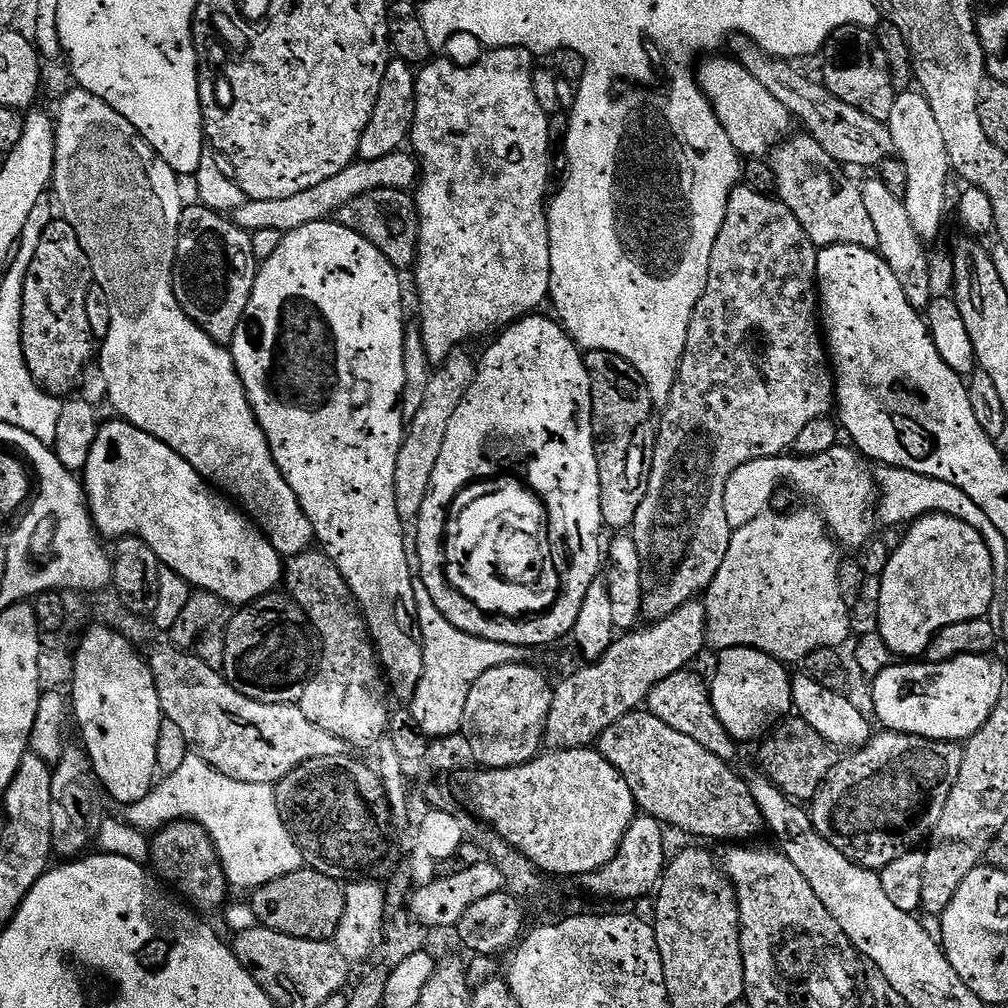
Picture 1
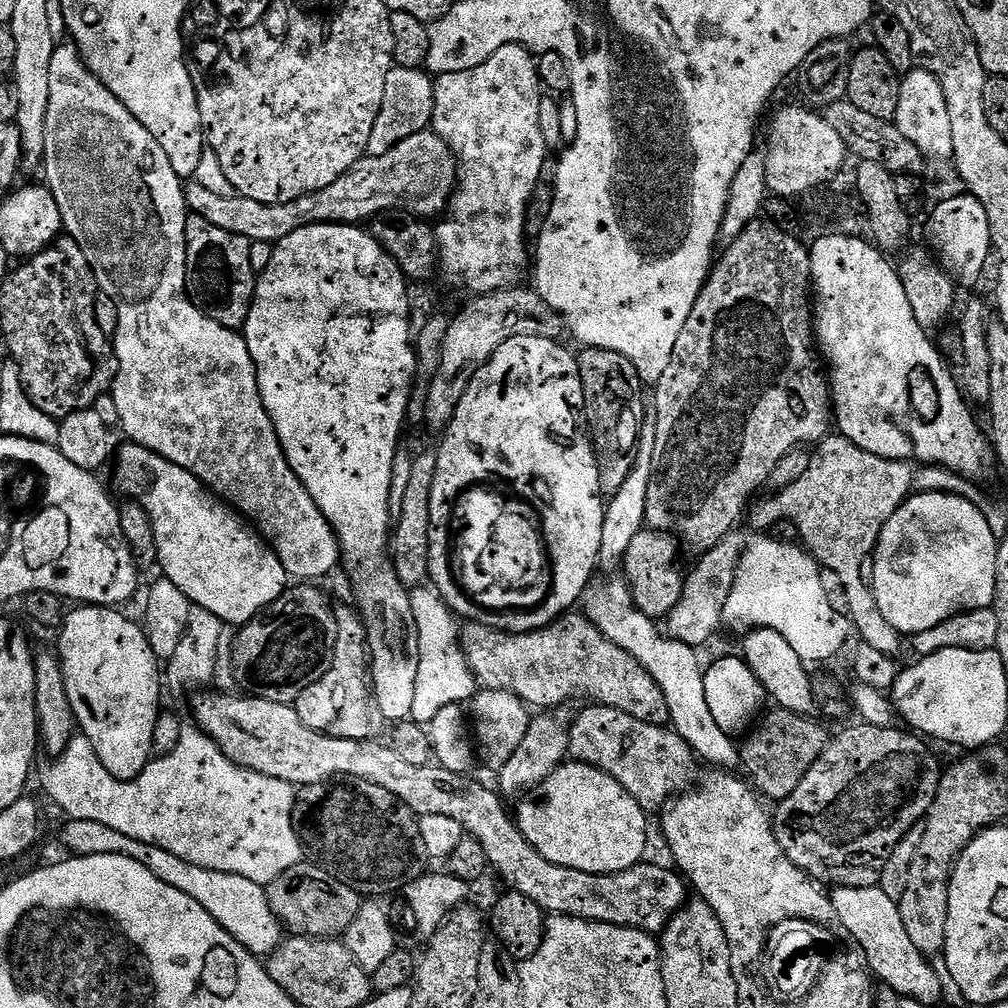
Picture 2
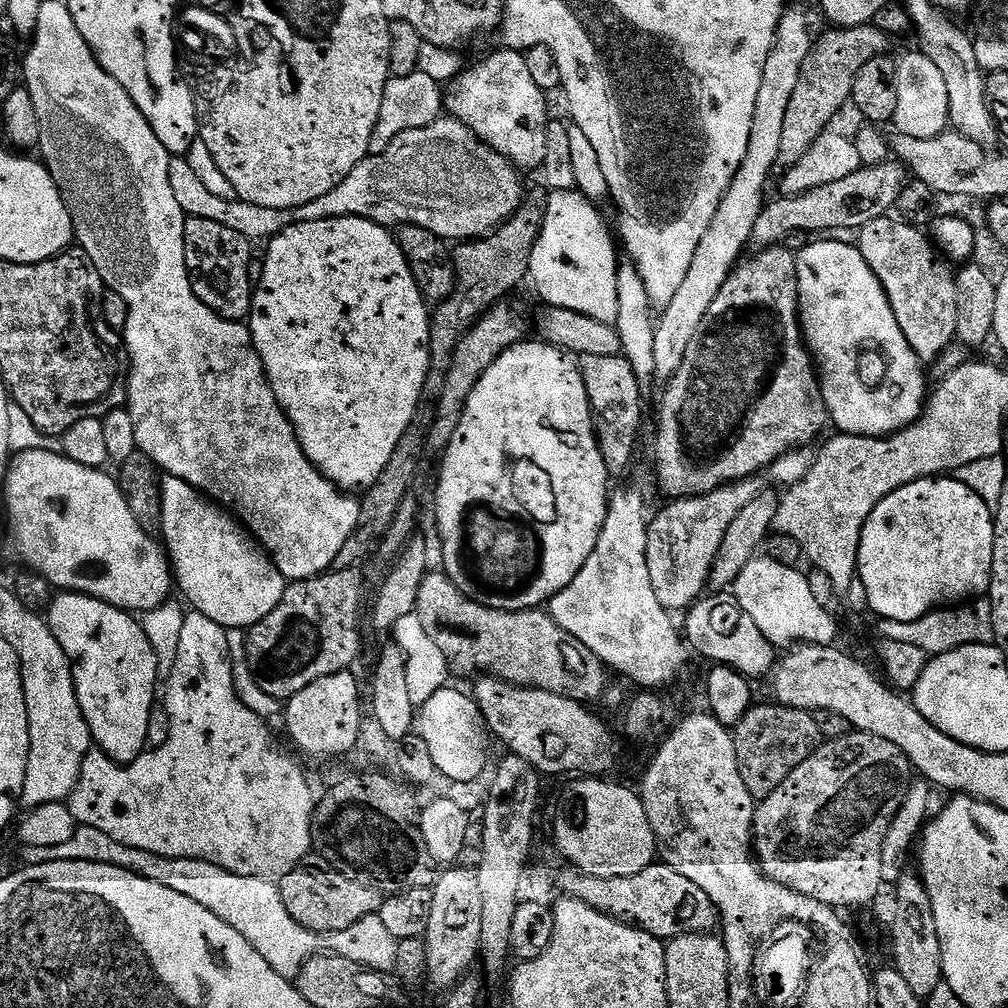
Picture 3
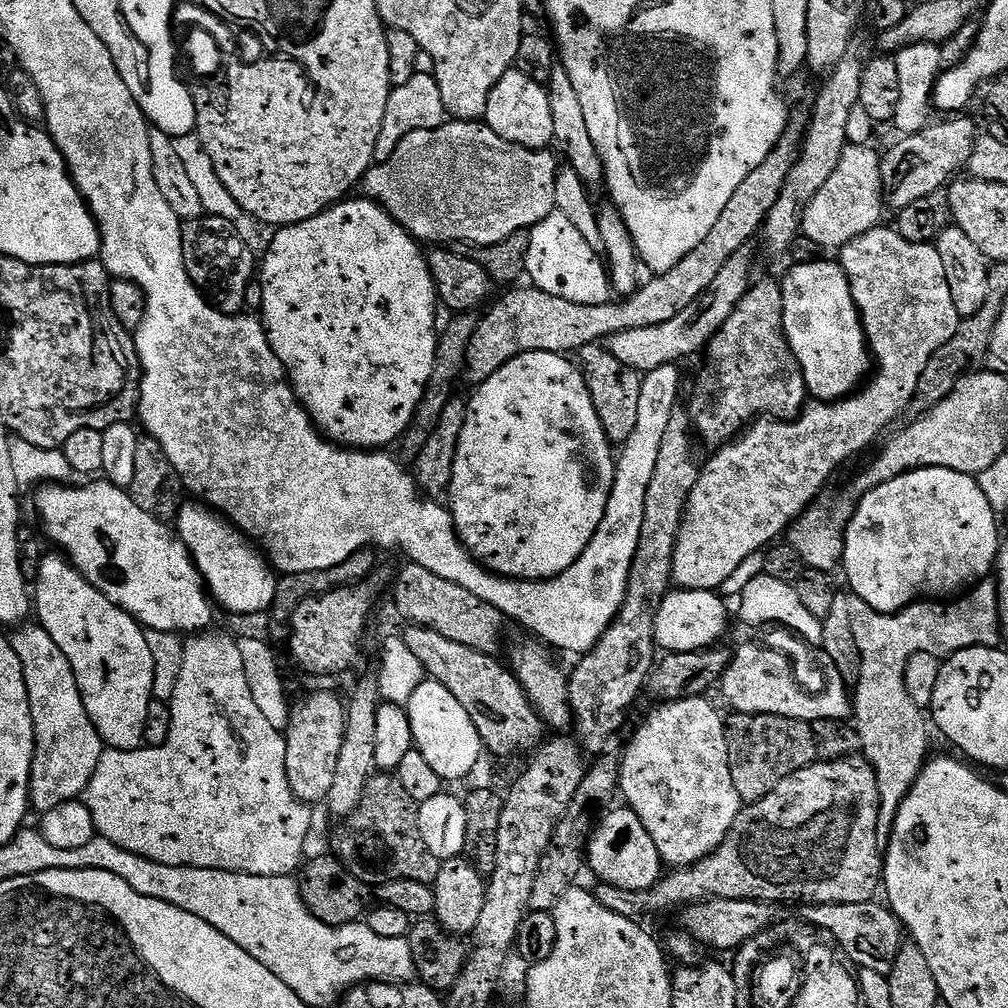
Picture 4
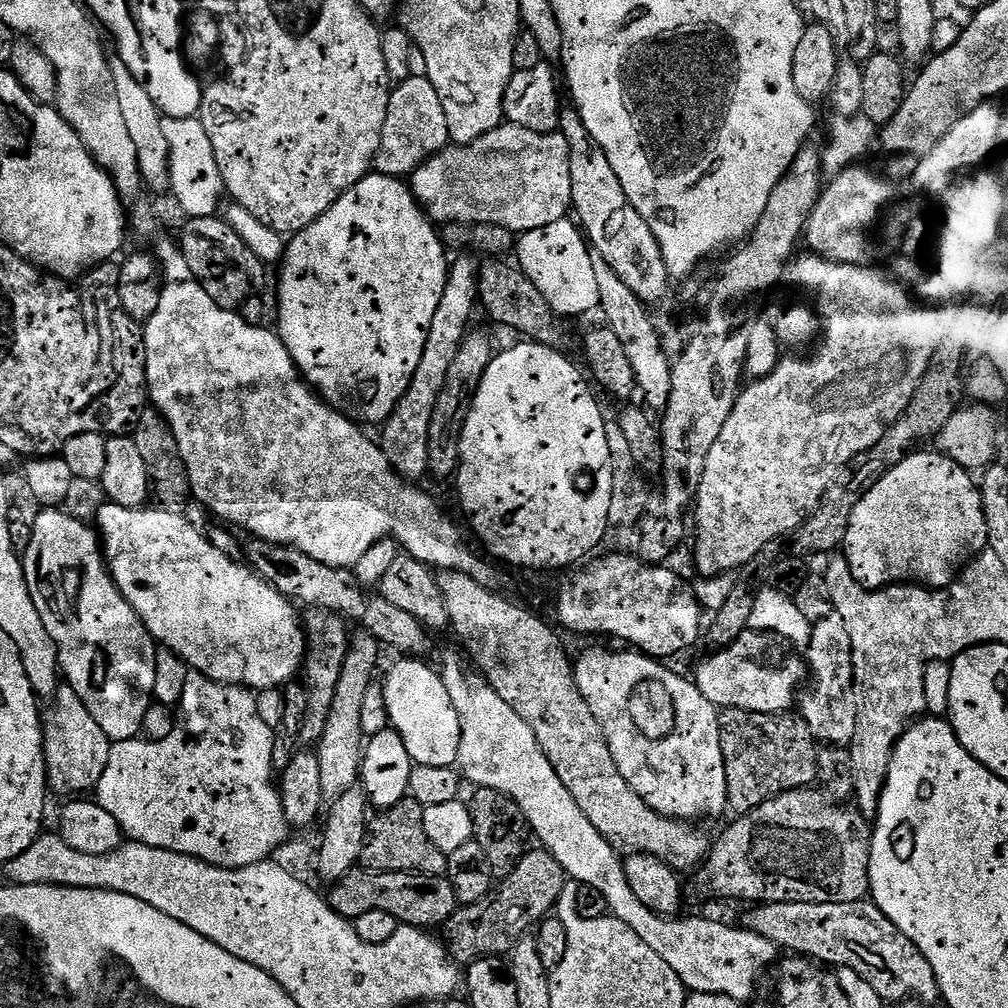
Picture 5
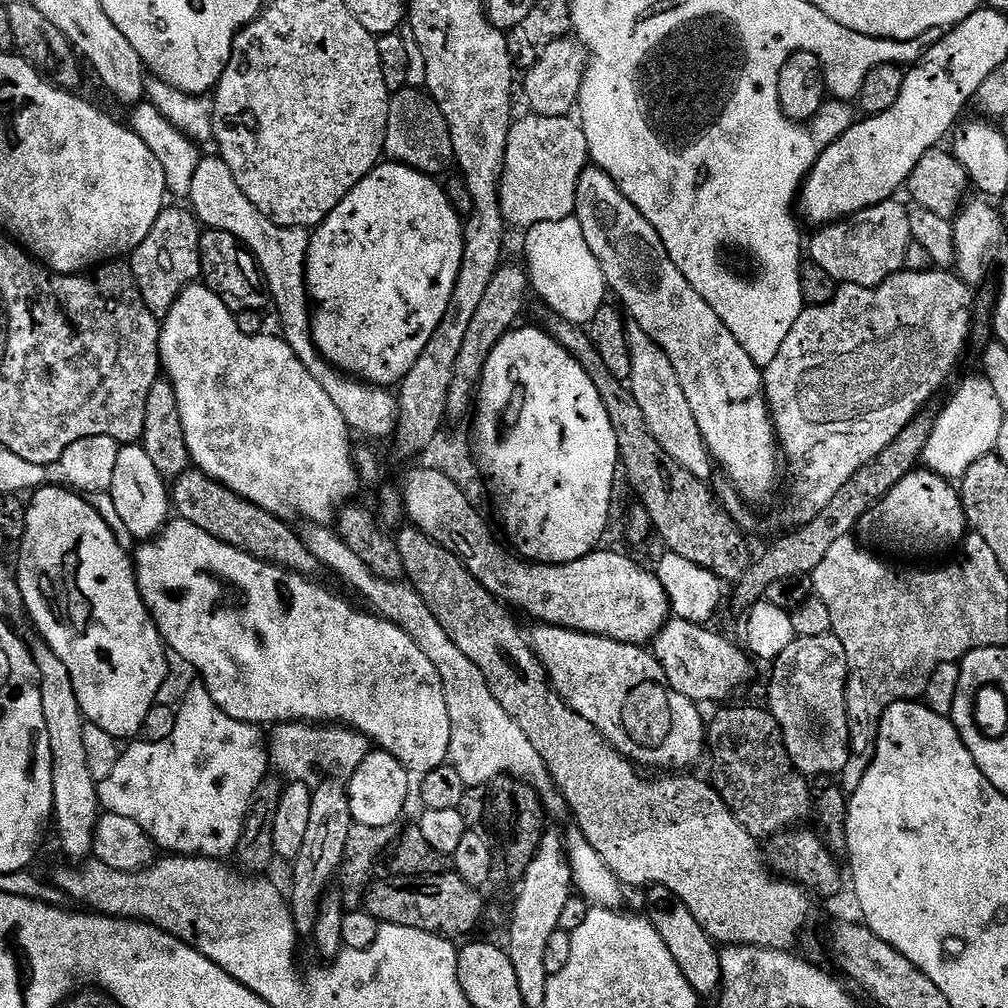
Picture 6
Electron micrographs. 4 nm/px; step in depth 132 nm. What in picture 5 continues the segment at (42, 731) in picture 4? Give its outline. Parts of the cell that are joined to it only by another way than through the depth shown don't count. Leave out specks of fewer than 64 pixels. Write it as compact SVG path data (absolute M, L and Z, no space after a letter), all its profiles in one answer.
M61 686L51 697L52 704L42 716L44 725L44 761L48 775L48 787L63 798L76 798L88 794L95 789L102 778L102 770L106 770L106 762L110 762L110 750L113 741L102 734L102 726L90 718L90 710L82 706L82 698L71 686Z

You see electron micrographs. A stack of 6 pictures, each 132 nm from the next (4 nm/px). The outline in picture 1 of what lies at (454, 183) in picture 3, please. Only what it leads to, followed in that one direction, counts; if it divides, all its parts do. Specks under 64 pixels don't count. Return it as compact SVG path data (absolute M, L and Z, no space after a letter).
M385 151L371 158L373 160L357 159L345 166L338 174L334 174L334 178L326 178L326 182L318 182L318 186L310 186L310 190L302 190L302 194L294 194L290 198L247 199L234 213L236 224L240 228L245 228L245 233L248 234L260 230L293 232L302 226L310 226L319 220L335 217L340 208L346 206L346 202L352 202L354 198L370 190L393 188L402 192L417 187L420 165L411 151Z

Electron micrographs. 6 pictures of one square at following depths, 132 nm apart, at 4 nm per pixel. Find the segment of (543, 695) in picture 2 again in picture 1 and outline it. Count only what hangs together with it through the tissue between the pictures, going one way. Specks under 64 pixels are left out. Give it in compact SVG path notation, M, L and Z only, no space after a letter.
M692 670L670 674L670 678L662 678L662 682L658 682L650 690L646 708L653 716L662 718L666 726L674 726L674 730L686 734L686 738L694 738L694 742L706 746L710 754L729 762L735 761L737 741L733 740L732 735L722 726L712 705L712 693L706 680L695 676Z

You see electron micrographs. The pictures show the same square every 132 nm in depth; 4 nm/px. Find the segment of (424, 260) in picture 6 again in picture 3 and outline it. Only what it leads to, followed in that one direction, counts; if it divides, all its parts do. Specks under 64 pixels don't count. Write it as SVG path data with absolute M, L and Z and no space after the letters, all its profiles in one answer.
M330 218L322 222L302 222L292 224L267 241L268 253L262 256L265 269L262 280L255 284L252 293L252 311L246 321L252 332L252 341L260 355L264 372L268 376L270 386L274 390L274 398L278 398L280 409L288 416L288 421L296 431L296 438L306 458L330 483L348 494L360 494L378 482L378 474L386 470L386 462L394 454L402 434L406 434L406 426L414 418L414 410L418 410L418 402L424 395L426 374L430 370L430 304L418 290L418 282L414 282L414 274L410 274L410 266L406 258L400 255L400 243L395 235L382 224L375 224L362 218Z

